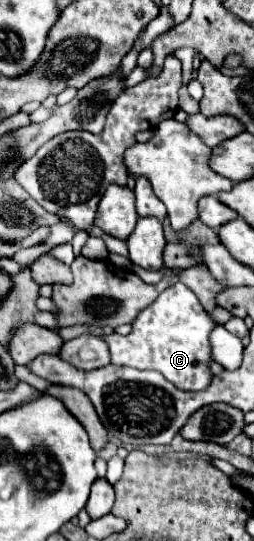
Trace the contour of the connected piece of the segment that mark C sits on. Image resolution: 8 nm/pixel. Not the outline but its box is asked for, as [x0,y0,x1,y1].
[103,283,217,391]

